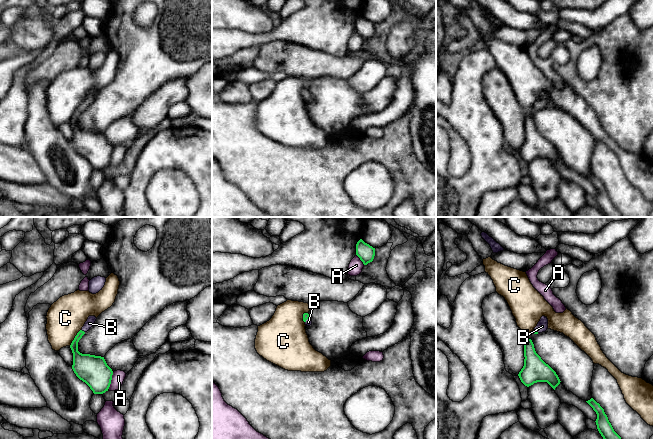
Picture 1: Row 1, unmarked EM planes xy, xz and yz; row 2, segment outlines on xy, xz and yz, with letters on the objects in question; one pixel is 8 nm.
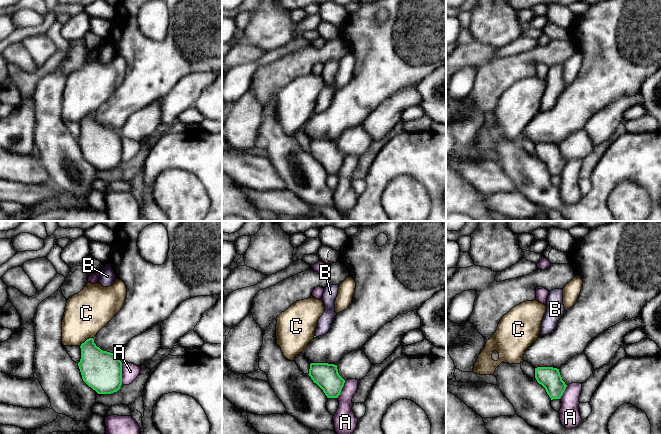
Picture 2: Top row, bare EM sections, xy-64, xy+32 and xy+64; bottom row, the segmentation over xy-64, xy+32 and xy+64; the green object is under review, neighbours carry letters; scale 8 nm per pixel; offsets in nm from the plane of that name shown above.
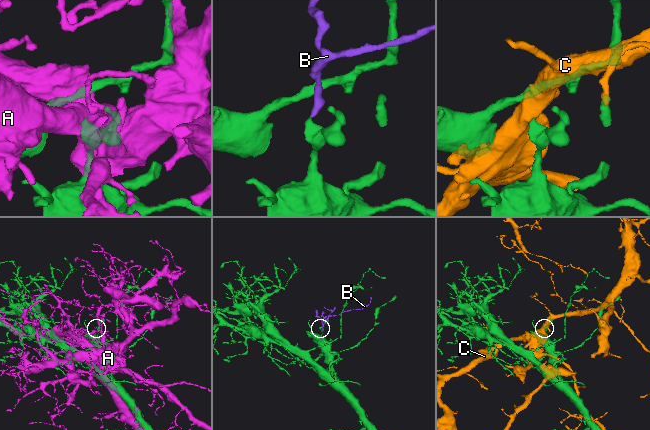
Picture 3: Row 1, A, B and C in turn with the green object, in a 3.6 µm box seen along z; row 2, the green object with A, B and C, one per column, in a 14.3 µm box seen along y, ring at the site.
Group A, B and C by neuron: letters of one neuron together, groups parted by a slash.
A / B / C

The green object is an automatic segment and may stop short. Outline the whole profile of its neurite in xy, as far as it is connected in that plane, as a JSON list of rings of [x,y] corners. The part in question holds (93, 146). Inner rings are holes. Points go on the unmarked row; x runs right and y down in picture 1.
[[[89,92],[82,105],[77,109],[70,124],[73,129],[72,145],[76,152],[85,158],[94,170],[108,167],[113,147],[107,141],[104,133],[82,130],[78,127],[78,118],[82,112],[94,101],[95,92]]]

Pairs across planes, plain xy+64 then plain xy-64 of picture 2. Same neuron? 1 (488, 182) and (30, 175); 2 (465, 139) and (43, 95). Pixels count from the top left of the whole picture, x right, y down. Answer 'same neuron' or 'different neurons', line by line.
1: same neuron
2: different neurons

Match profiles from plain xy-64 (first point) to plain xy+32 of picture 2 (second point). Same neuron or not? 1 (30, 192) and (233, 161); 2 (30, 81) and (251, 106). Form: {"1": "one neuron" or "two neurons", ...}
{"1": "two neurons", "2": "one neuron"}

